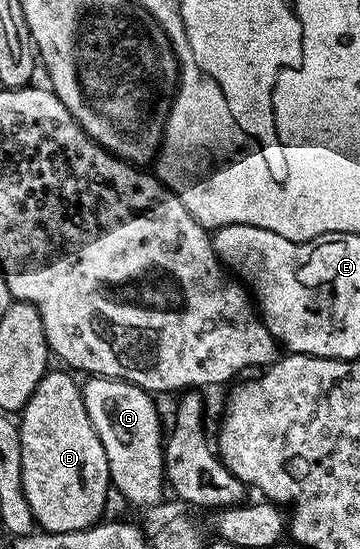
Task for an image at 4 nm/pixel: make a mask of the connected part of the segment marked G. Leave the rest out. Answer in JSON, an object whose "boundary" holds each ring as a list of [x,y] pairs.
{"boundary":[[[89,376],[81,384],[81,393],[83,394],[83,406],[87,406],[87,414],[91,418],[91,426],[95,426],[95,434],[99,434],[99,442],[103,442],[103,450],[107,450],[107,462],[109,463],[109,478],[112,487],[125,500],[130,500],[137,508],[149,508],[152,504],[157,504],[161,500],[161,495],[167,492],[167,481],[165,479],[165,446],[163,443],[163,428],[161,432],[161,416],[157,413],[157,408],[153,405],[154,397],[148,392],[144,392],[139,386],[135,386],[126,380],[116,380],[106,376]]]}

